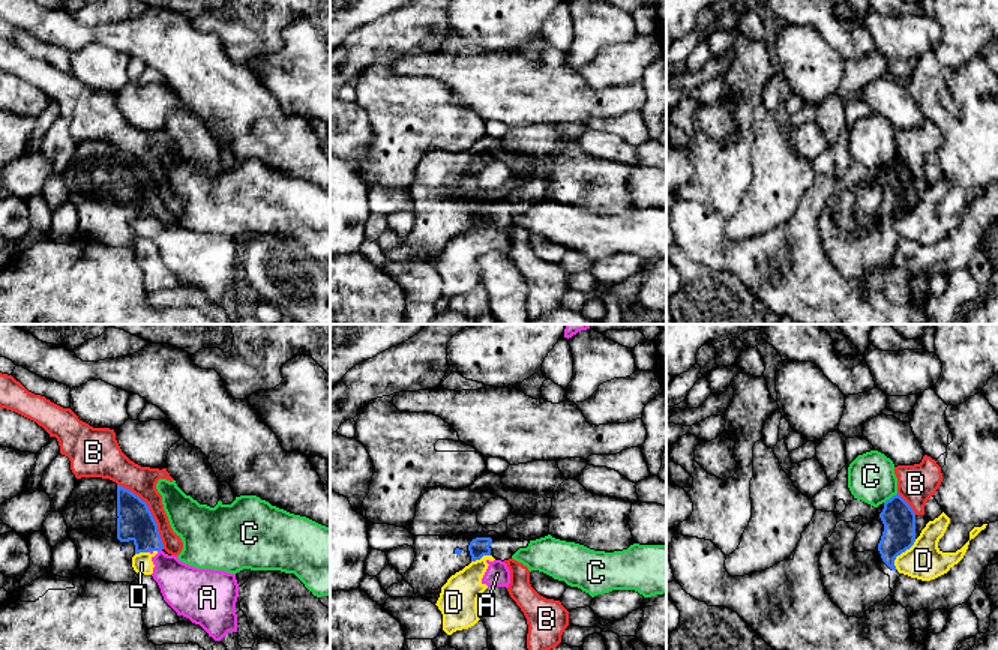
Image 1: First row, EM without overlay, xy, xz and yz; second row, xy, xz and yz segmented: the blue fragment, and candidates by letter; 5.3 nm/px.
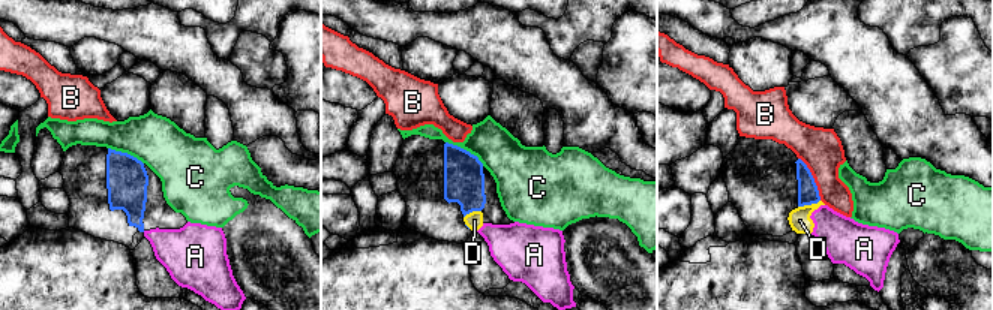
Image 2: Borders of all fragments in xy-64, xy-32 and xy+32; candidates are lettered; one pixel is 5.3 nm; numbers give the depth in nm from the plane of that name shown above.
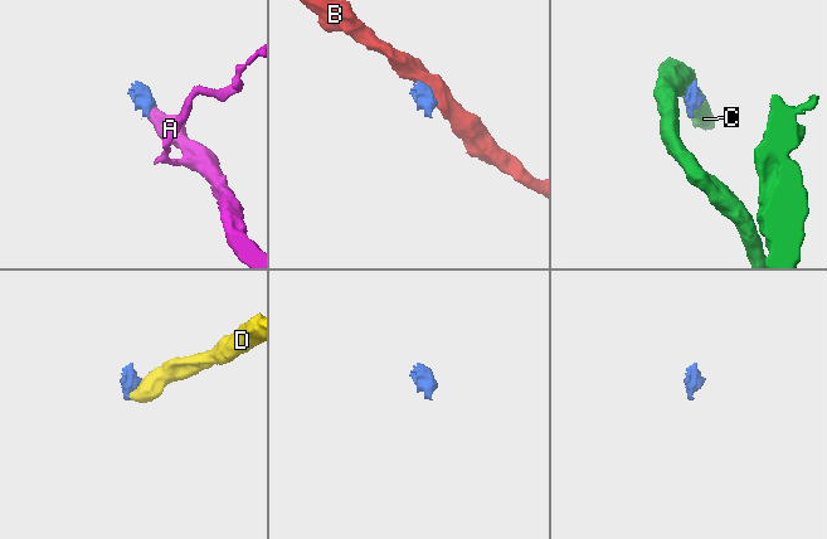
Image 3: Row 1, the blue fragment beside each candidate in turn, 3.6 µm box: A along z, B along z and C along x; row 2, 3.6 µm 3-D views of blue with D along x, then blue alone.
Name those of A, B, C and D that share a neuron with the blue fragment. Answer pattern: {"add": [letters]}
{"add": []}

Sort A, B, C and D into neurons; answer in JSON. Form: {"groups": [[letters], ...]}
{"groups": [["A", "D"], ["B"], ["C"]]}

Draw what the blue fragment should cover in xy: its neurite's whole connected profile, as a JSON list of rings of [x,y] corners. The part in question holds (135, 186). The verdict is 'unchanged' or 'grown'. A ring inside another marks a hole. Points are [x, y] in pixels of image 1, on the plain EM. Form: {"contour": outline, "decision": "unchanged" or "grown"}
{"contour": [[[77,143],[62,179],[77,209],[81,237],[134,248],[138,237],[132,221],[164,213],[147,167],[110,143]]], "decision": "grown"}

